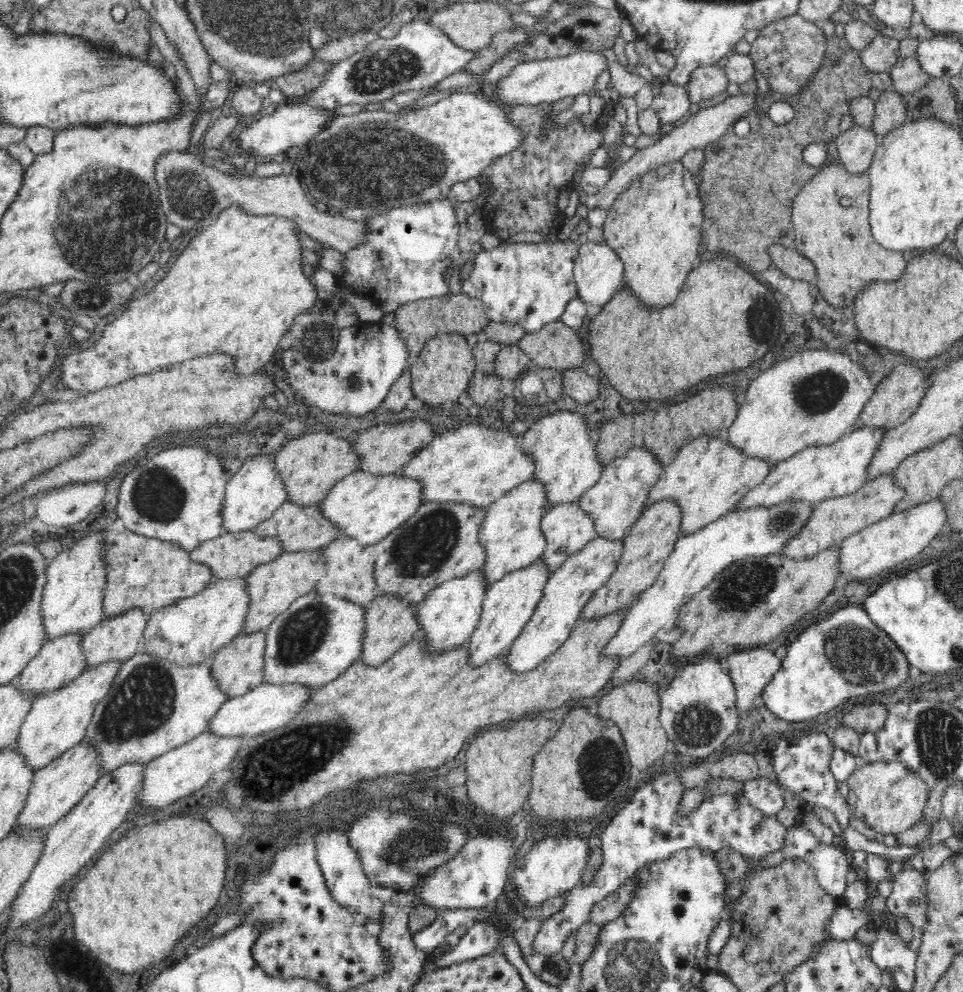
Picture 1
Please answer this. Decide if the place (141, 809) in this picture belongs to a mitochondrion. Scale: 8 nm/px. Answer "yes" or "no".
no

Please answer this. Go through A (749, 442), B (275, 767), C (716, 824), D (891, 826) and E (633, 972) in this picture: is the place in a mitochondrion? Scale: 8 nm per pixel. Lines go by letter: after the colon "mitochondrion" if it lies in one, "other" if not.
A: other
B: mitochondrion
C: other
D: other
E: mitochondrion

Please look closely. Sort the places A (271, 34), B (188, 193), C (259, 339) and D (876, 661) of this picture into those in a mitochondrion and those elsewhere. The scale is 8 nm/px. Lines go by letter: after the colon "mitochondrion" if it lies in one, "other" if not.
A: mitochondrion
B: mitochondrion
C: other
D: mitochondrion

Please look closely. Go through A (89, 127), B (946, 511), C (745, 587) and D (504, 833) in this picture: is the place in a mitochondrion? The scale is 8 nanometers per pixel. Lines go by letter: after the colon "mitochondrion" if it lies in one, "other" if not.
A: other
B: other
C: mitochondrion
D: other

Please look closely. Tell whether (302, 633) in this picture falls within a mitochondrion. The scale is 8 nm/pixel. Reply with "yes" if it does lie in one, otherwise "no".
yes

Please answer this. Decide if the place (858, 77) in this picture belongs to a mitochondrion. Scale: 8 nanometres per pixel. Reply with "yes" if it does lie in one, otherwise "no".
no

